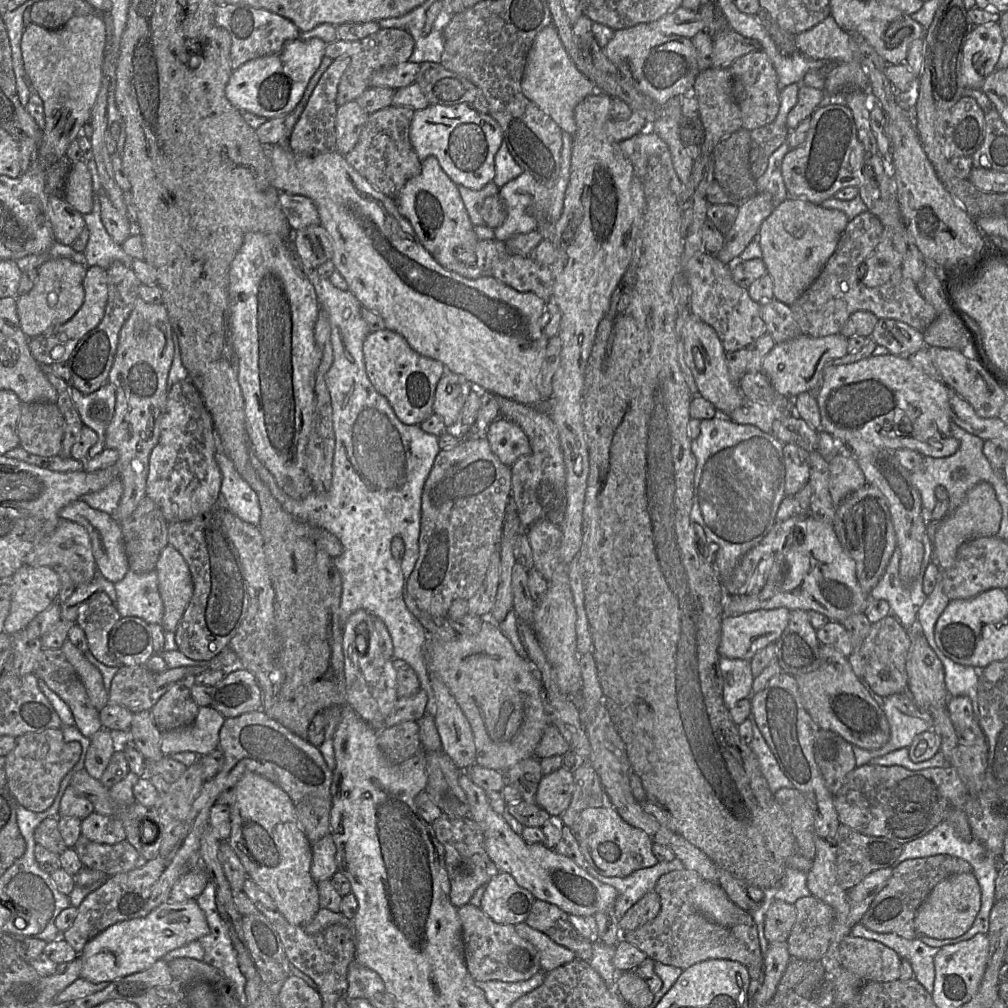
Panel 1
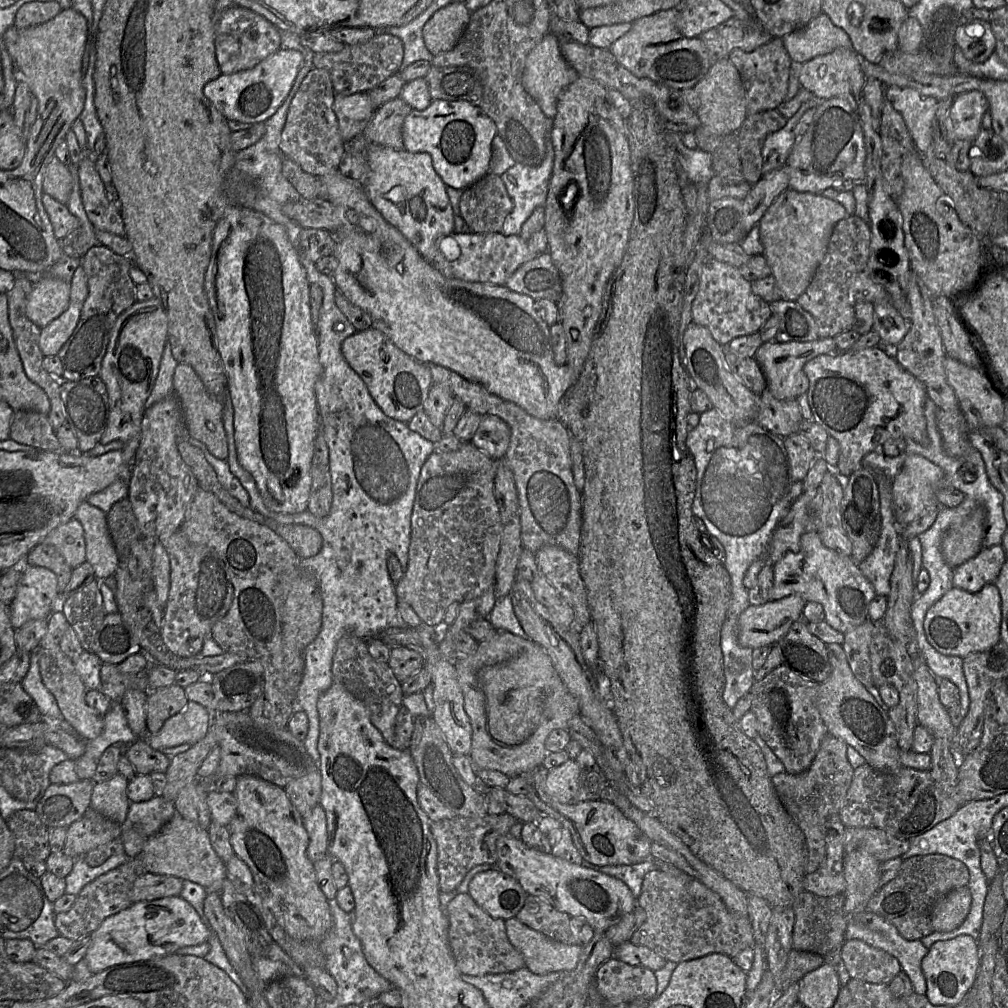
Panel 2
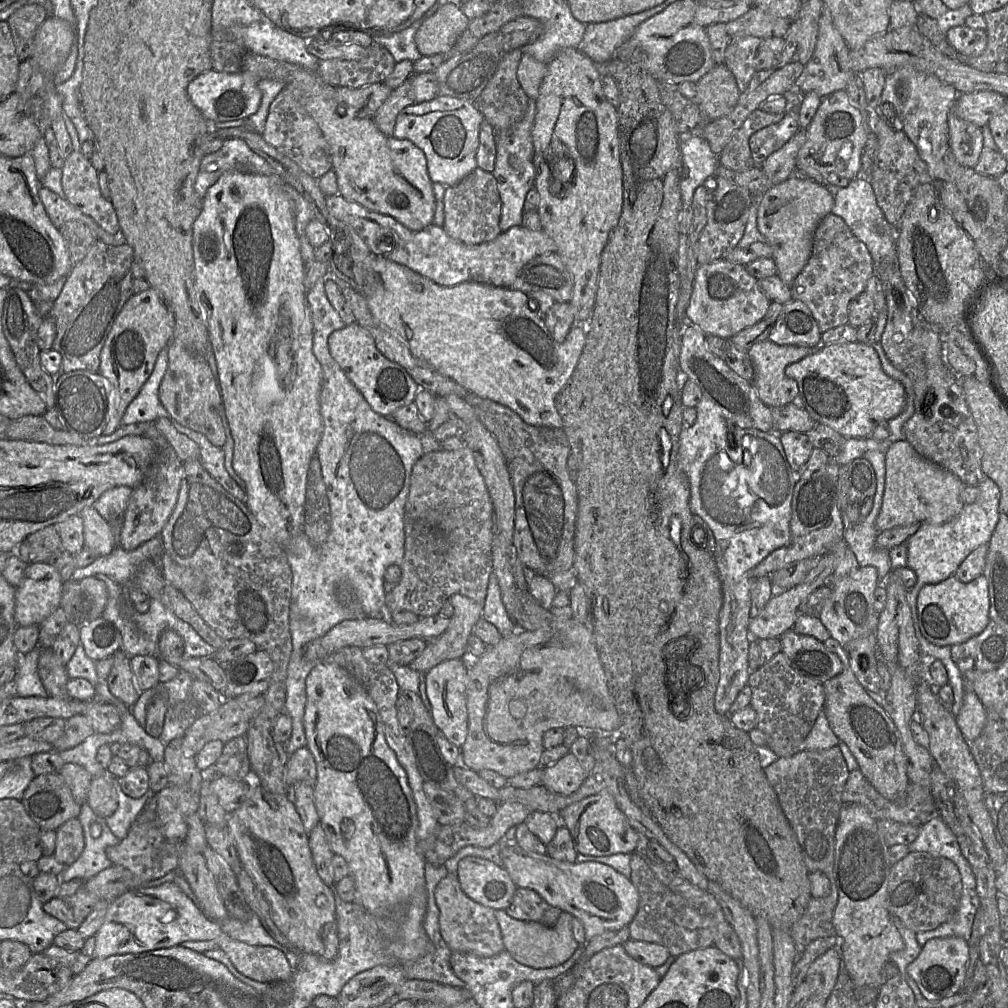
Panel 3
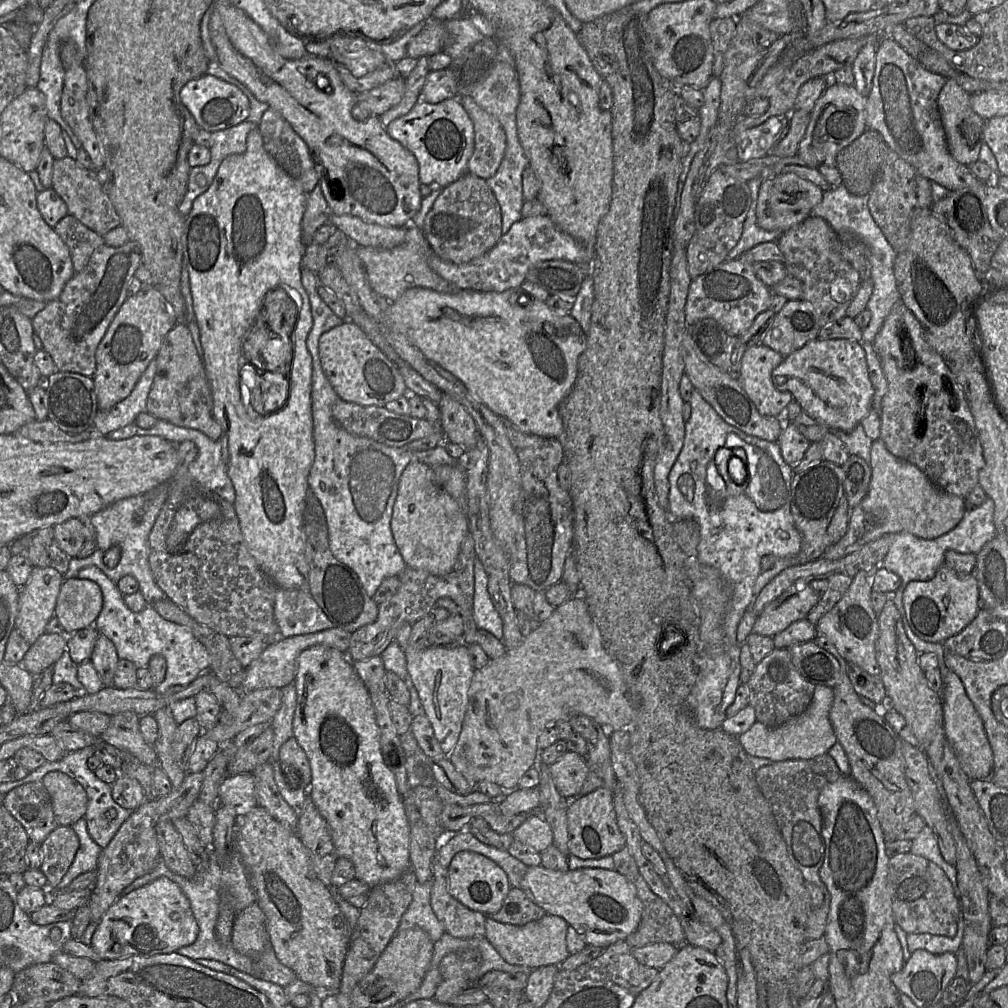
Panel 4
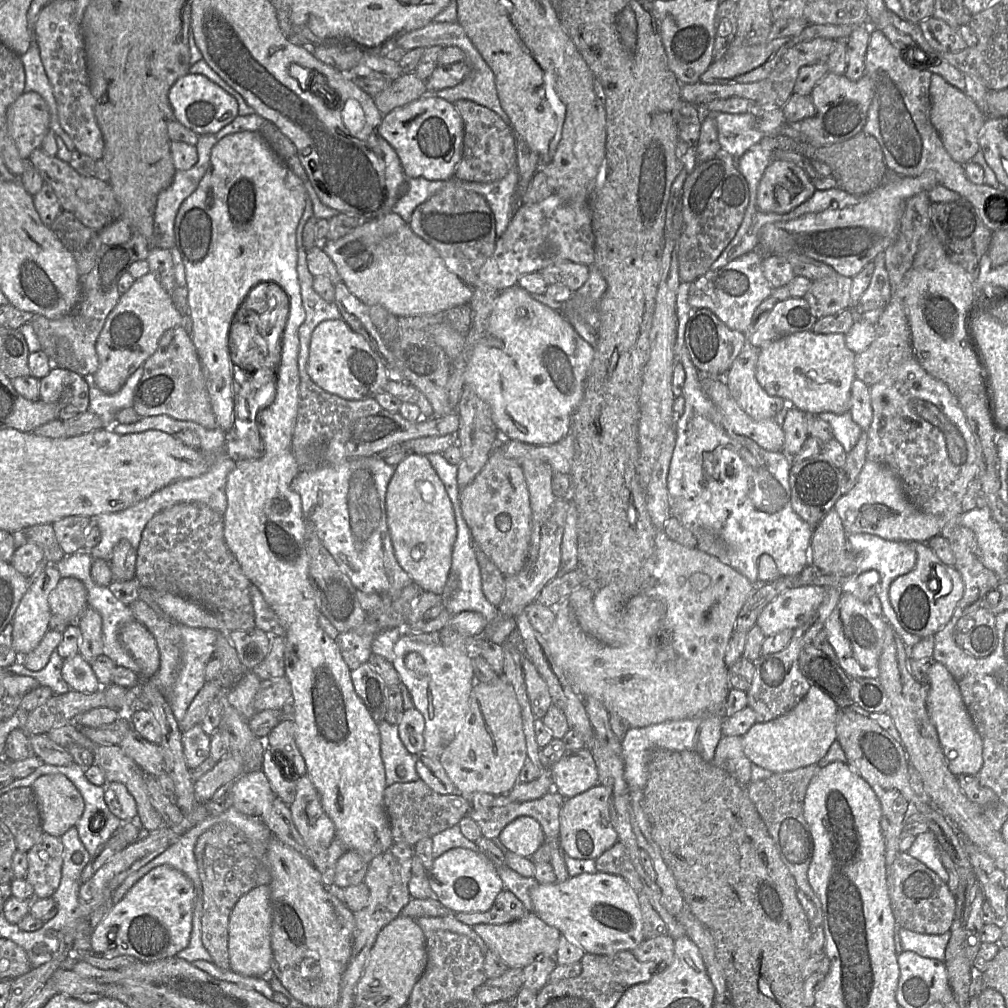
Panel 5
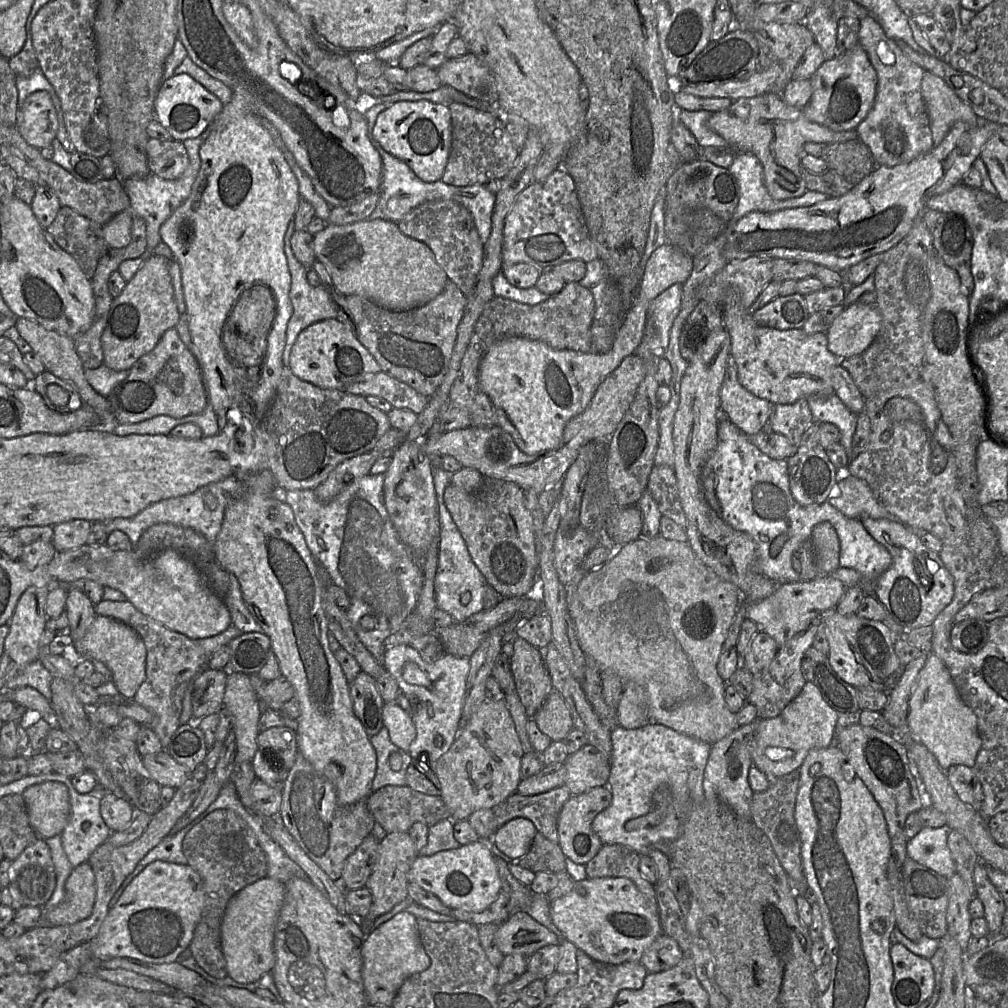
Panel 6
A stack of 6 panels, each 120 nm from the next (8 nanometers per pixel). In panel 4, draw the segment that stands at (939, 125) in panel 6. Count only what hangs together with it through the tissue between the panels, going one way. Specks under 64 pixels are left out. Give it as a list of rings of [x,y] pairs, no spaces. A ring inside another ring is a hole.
[[[947,79],[938,96],[938,107],[946,134],[948,150],[956,161],[967,166],[979,159],[987,121],[972,110],[970,95],[954,79]]]

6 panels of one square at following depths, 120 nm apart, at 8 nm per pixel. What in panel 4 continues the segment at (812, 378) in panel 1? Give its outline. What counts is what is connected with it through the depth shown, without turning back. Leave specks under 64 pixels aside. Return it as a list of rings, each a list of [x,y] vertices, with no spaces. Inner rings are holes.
[[[762,343],[747,347],[741,362],[738,381],[764,416],[781,417],[794,399],[788,391],[779,391],[772,382],[772,371],[784,356]]]

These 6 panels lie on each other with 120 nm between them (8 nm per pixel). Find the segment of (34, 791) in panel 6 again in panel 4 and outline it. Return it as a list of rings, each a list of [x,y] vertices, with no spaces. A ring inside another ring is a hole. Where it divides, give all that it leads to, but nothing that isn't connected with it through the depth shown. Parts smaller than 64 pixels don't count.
[[[53,771],[42,783],[48,791],[59,826],[72,826],[85,817],[88,797],[85,789],[69,775]]]

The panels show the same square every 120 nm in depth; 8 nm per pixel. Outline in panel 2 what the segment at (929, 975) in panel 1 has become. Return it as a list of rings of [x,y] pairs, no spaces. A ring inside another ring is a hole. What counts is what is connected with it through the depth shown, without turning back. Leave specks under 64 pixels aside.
[[[863,911],[849,917],[845,931],[846,940],[858,939],[867,944],[884,950],[898,959],[903,970],[910,978],[914,992],[925,995],[927,983],[922,971],[922,960],[927,955],[929,948],[923,945],[920,940],[907,940],[897,930],[897,928],[883,917]]]

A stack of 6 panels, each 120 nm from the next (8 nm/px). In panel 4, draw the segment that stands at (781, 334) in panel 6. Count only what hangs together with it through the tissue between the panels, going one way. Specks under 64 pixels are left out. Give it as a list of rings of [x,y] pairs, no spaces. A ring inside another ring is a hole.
[[[814,339],[784,357],[772,371],[772,382],[779,391],[788,391],[803,412],[826,425],[831,431],[851,431],[873,408],[874,388],[869,378],[866,352],[861,343],[849,339]]]

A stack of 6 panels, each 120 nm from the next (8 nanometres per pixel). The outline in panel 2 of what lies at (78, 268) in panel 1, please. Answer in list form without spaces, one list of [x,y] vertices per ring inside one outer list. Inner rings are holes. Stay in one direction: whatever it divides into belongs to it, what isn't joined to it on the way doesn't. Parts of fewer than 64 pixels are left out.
[[[47,273],[33,284],[26,304],[26,315],[39,328],[65,312],[70,301],[71,282],[49,276]]]

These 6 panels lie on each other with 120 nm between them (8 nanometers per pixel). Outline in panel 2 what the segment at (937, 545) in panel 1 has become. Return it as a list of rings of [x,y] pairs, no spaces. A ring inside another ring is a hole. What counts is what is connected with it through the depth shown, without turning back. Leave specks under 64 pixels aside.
[[[978,505],[960,523],[945,532],[941,552],[951,568],[957,568],[979,553],[983,548],[987,524],[987,509],[984,505]]]

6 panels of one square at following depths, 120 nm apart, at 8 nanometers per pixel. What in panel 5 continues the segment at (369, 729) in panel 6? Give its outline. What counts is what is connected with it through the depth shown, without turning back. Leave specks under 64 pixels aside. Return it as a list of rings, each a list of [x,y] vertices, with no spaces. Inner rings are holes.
[[[367,662],[350,673],[355,692],[376,723],[385,721],[386,685]]]

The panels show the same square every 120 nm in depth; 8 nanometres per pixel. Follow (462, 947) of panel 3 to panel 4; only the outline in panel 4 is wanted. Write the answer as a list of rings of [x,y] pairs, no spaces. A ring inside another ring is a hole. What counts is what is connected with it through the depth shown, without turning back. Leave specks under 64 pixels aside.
[[[436,852],[432,861],[433,887],[431,907],[445,933],[460,939],[485,937],[486,915],[471,910],[448,892],[448,872]]]

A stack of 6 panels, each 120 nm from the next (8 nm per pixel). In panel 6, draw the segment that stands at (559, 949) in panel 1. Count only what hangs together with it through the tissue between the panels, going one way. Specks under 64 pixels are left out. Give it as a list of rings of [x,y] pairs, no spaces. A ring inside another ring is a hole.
[[[518,912],[500,924],[495,942],[502,954],[529,957],[538,949],[559,944],[558,937],[526,912]]]

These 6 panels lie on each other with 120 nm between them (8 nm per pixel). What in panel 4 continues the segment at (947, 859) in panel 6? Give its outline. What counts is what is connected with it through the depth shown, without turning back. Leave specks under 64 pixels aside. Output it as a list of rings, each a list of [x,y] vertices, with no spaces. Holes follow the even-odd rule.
[[[926,825],[923,827],[918,836],[912,840],[911,849],[909,852],[922,856],[938,865],[951,881],[955,896],[958,899],[960,898],[956,866],[949,864],[942,857],[936,836],[931,828]]]

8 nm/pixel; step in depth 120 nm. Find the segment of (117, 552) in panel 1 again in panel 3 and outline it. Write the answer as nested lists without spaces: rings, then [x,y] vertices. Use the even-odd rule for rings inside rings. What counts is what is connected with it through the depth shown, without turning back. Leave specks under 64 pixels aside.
[[[93,506],[83,508],[79,515],[83,521],[85,548],[97,557],[110,554],[116,545],[109,523]]]

